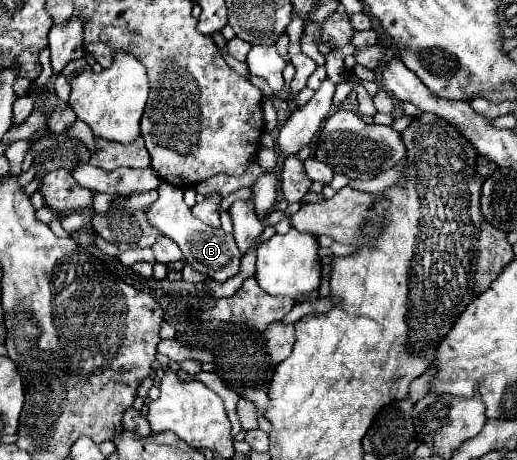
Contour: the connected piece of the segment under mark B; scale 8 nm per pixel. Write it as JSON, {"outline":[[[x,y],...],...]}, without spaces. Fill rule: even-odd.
{"outline":[[[161,182],[157,192],[159,192],[159,198],[147,210],[147,218],[151,220],[151,224],[155,224],[155,228],[159,228],[163,236],[171,238],[181,248],[181,252],[187,258],[187,264],[191,264],[197,272],[207,272],[217,282],[225,282],[233,278],[239,272],[239,260],[241,260],[241,252],[233,236],[225,234],[221,228],[211,228],[203,224],[201,220],[197,220],[191,214],[191,210],[185,206],[181,188]]]}

